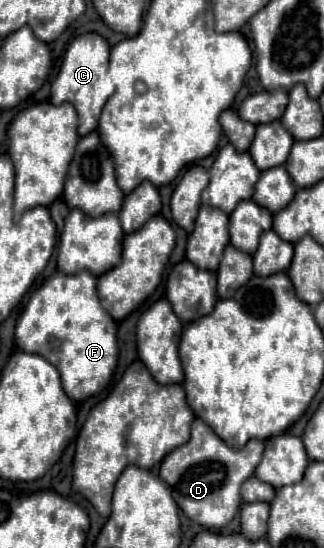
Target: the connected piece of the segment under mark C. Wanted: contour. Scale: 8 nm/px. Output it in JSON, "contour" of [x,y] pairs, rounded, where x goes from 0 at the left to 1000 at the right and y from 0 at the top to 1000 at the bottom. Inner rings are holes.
{"contour":[[[281,58],[231,69],[201,95],[201,109],[188,117],[176,142],[157,153],[157,186],[170,193],[194,186],[213,186],[231,193],[244,208],[244,248],[262,248],[299,234],[299,215],[330,179],[343,175],[343,161],[324,146],[330,120],[336,120],[336,91],[343,91],[336,80],[306,62]]]}

